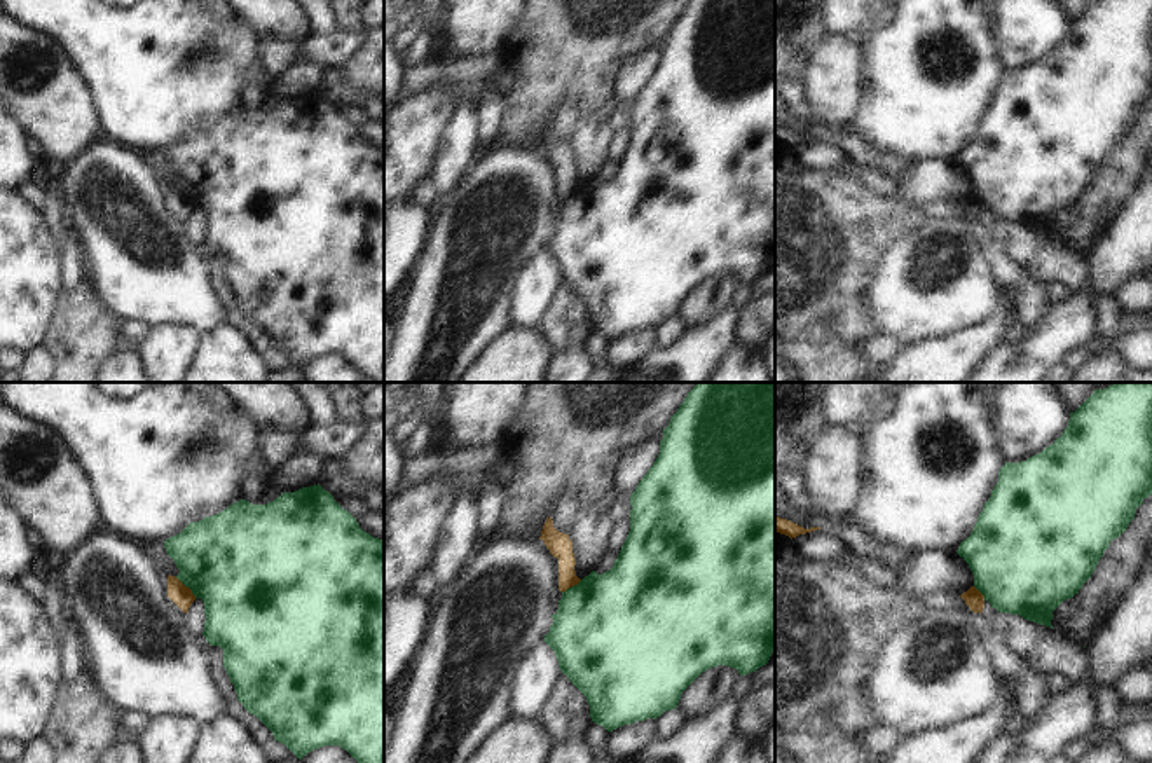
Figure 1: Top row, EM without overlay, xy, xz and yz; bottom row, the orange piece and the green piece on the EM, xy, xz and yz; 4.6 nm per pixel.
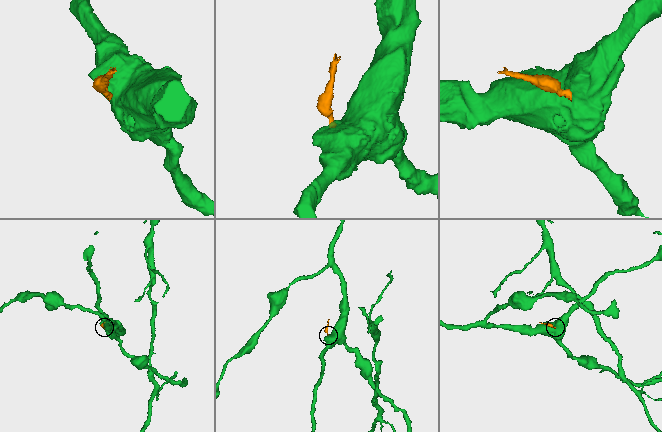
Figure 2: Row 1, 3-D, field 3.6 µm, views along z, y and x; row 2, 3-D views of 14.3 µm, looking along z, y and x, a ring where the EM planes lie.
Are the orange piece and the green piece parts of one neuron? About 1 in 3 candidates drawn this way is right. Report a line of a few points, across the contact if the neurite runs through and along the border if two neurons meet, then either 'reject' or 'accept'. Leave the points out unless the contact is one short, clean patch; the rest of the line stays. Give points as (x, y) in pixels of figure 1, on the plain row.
line xy (175, 185), (196, 206); reject

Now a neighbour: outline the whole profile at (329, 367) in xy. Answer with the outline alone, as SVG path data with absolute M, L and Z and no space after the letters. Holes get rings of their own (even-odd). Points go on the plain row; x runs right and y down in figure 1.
M323 354L302 367L307 382L365 382L360 372L340 354Z

